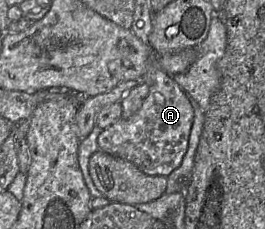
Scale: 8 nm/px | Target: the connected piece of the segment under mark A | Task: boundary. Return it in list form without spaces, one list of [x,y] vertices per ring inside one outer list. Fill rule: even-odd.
[[[162,69],[148,70],[144,74],[144,81],[150,85],[150,89],[141,108],[130,117],[121,117],[110,126],[102,129],[97,143],[99,150],[133,163],[147,175],[167,177],[179,167],[188,149],[194,110],[186,92],[173,79],[172,75]]]

